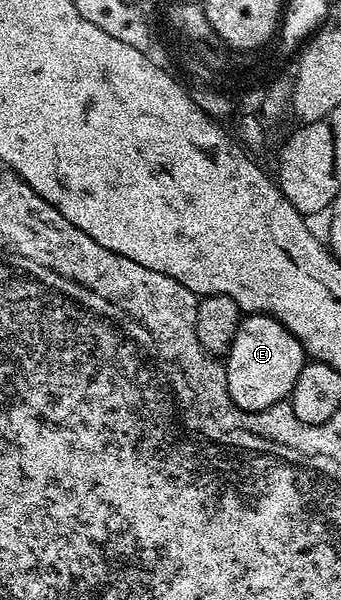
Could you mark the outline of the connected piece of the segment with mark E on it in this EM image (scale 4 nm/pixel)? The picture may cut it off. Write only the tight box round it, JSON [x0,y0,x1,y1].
[224,313,308,411]

